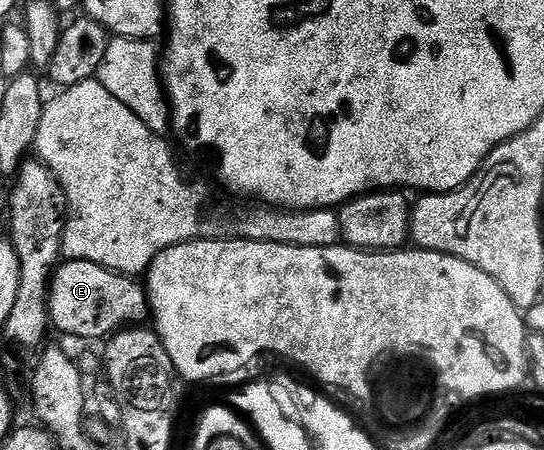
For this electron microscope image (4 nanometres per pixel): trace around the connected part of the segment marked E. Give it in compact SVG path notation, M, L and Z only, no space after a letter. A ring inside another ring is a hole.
M66 260L58 264L49 282L48 299L52 328L85 341L108 339L122 326L136 326L150 316L149 294L140 280L112 273L90 261Z

